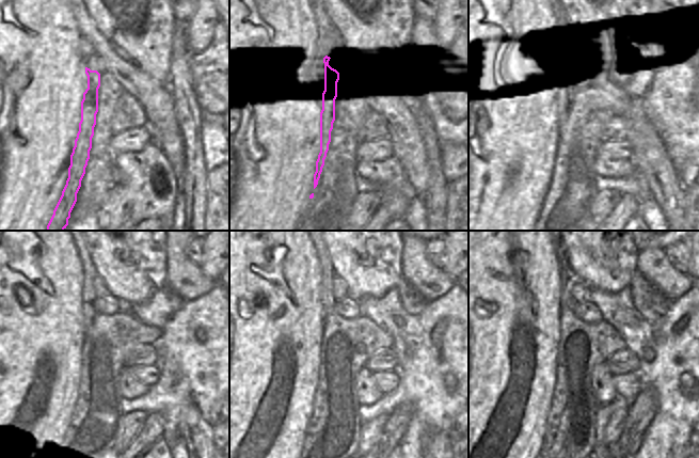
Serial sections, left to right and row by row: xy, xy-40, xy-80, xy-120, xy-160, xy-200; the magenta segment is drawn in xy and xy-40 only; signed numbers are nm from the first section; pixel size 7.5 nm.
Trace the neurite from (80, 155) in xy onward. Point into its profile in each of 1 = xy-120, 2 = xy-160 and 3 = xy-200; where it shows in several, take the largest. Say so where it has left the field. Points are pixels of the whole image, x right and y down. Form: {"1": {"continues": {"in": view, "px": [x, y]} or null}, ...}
{"1": {"continues": {"in": "xy-120", "px": [90, 312]}}, "2": {"continues": {"in": "xy-160", "px": [327, 270]}}, "3": {"continues": {"in": "xy-200", "px": [566, 274]}}}

